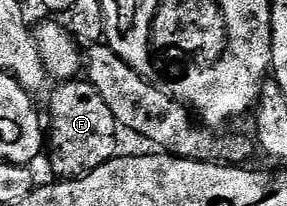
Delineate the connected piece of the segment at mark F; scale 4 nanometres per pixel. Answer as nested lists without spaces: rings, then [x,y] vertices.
[[[65,80],[56,86],[48,105],[50,125],[46,143],[50,149],[50,165],[59,178],[81,177],[117,156],[118,124],[112,110],[89,80]]]

